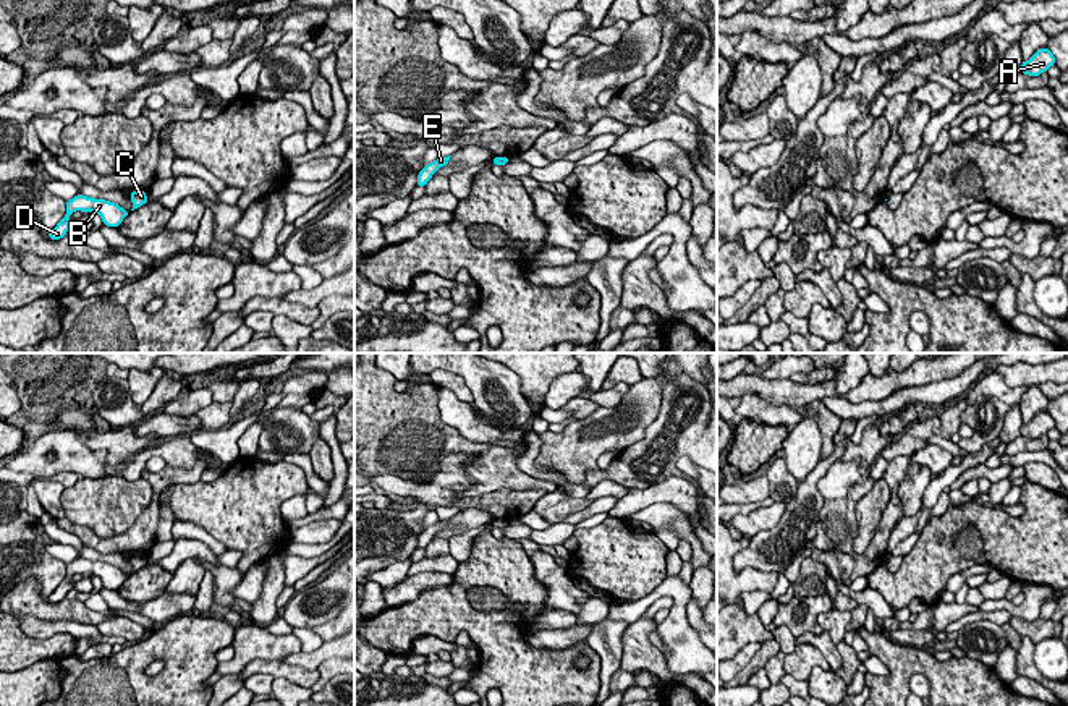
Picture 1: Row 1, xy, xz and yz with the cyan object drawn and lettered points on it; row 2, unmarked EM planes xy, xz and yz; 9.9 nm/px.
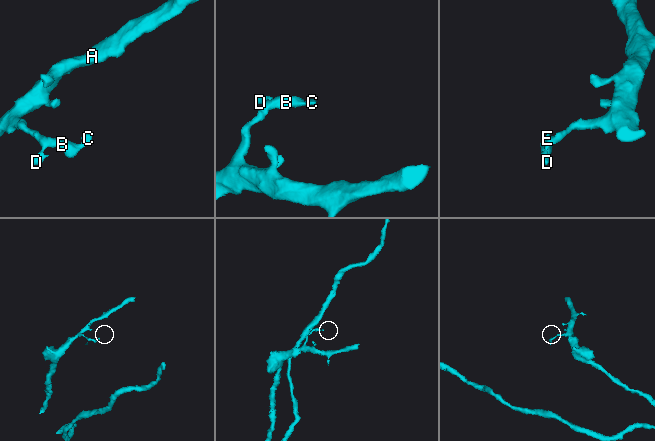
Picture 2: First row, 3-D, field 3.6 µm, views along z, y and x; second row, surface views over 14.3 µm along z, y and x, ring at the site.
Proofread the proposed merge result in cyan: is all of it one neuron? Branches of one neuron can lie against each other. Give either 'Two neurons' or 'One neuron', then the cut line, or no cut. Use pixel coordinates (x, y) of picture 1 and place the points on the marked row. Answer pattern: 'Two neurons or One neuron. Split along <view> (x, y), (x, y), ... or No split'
One neuron. No split

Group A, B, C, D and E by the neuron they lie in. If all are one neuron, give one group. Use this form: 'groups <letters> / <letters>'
groups A B C D E

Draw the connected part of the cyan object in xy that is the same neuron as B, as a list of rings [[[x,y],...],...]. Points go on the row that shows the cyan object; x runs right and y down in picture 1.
[[[76,194],[71,201],[65,201],[65,202],[66,202],[66,214],[57,223],[57,227],[52,232],[49,232],[50,240],[60,240],[66,236],[68,228],[74,225],[68,222],[70,215],[74,211],[97,212],[102,217],[104,225],[113,227],[113,228],[117,228],[123,222],[123,219],[129,214],[128,211],[125,211],[115,202],[110,202],[105,199],[94,199],[83,194]]]

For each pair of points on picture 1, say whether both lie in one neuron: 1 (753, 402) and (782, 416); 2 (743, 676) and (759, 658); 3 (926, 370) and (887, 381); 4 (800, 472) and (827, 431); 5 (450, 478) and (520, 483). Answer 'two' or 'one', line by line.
1: one
2: one
3: one
4: two
5: two

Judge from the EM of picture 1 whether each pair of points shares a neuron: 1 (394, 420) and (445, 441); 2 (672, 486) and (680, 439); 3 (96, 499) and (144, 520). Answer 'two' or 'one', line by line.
1: one
2: two
3: two

